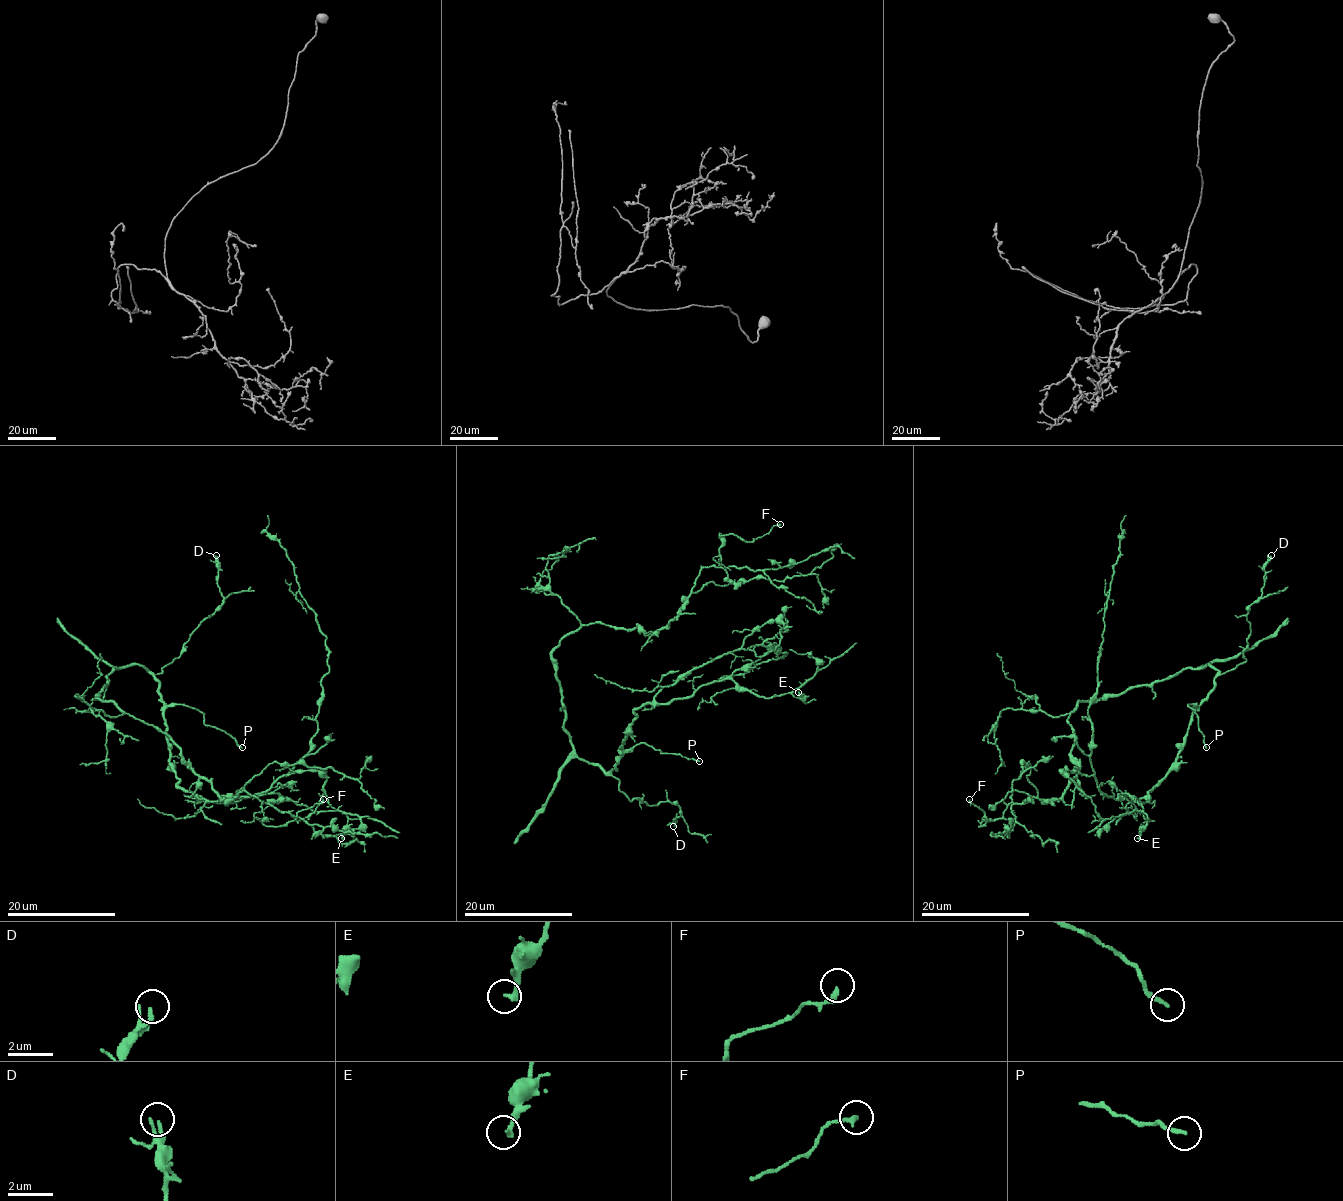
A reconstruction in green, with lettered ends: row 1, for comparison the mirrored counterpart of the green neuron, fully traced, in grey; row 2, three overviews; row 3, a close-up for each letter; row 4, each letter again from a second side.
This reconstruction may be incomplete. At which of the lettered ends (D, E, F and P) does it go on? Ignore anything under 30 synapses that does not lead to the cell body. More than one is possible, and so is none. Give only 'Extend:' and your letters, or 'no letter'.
Extend: no letter

